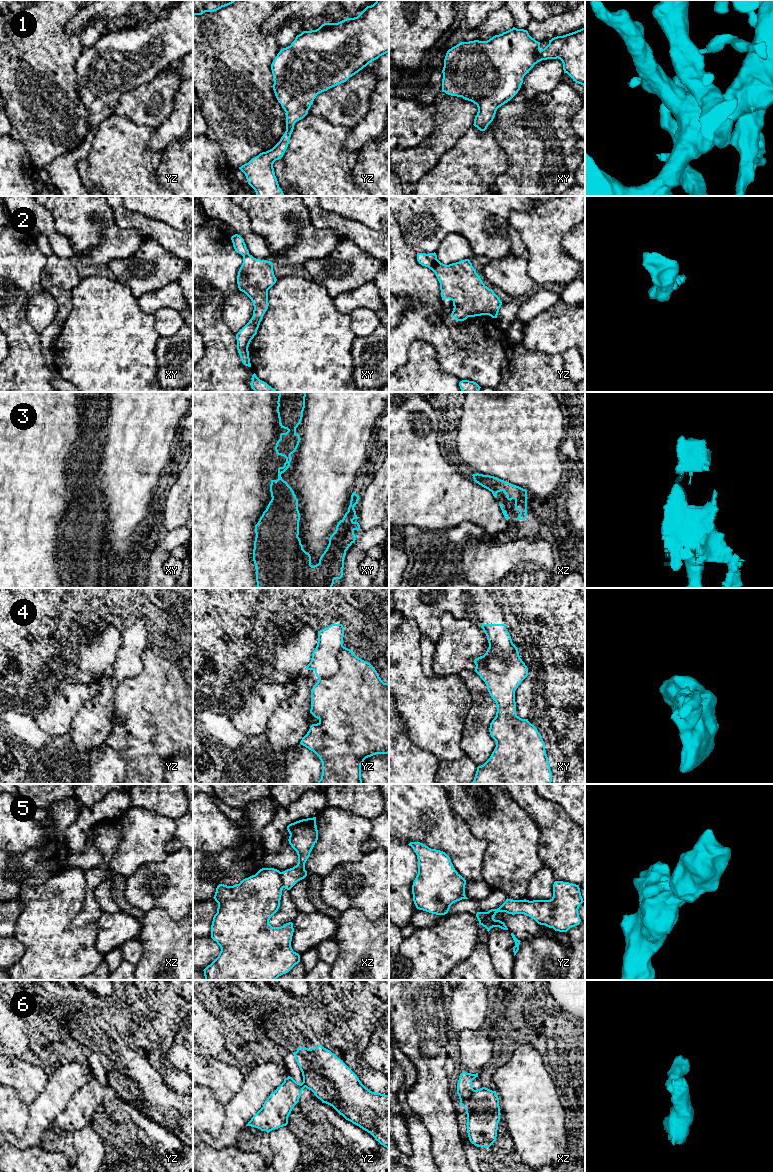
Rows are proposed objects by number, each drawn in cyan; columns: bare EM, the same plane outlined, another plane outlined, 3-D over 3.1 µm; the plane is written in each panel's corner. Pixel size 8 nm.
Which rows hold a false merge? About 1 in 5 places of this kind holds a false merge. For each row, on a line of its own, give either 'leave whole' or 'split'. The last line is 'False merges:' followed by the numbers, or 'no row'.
1: leave whole
2: leave whole
3: leave whole
4: split
5: split
6: split
False merges: 4, 5, 6

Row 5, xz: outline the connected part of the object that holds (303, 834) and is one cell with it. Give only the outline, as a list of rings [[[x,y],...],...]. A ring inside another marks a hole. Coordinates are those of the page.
[[[316,817],[302,819],[287,826],[289,844],[297,852],[298,863],[293,868],[281,872],[283,888],[290,890],[298,881],[307,876],[305,863],[318,840]]]

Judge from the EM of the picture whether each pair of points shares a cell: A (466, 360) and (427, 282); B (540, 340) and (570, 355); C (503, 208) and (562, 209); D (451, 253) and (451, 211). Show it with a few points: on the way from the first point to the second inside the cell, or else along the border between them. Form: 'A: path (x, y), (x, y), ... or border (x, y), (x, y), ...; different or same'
A: path (446, 340), (437, 335), (424, 322), (424, 302); same
B: border (574, 347), (569, 347), (560, 354); different
C: border (533, 206), (526, 211), (514, 211), (509, 217); different
D: border (471, 246), (462, 236), (449, 233), (435, 250); different

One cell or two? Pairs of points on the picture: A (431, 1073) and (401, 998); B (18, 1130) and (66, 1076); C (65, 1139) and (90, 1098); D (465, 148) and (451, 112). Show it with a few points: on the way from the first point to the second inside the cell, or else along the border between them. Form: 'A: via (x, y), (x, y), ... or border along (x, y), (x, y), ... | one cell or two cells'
A: via (426, 1054), (425, 1047), (417, 1031), (417, 1017) | one cell
B: border along (28, 1105), (27, 1127), (25, 1132), (18, 1138) | two cells
C: via (70, 1129), (72, 1119), (81, 1108) | one cell
D: border along (473, 125), (444, 152) | two cells

